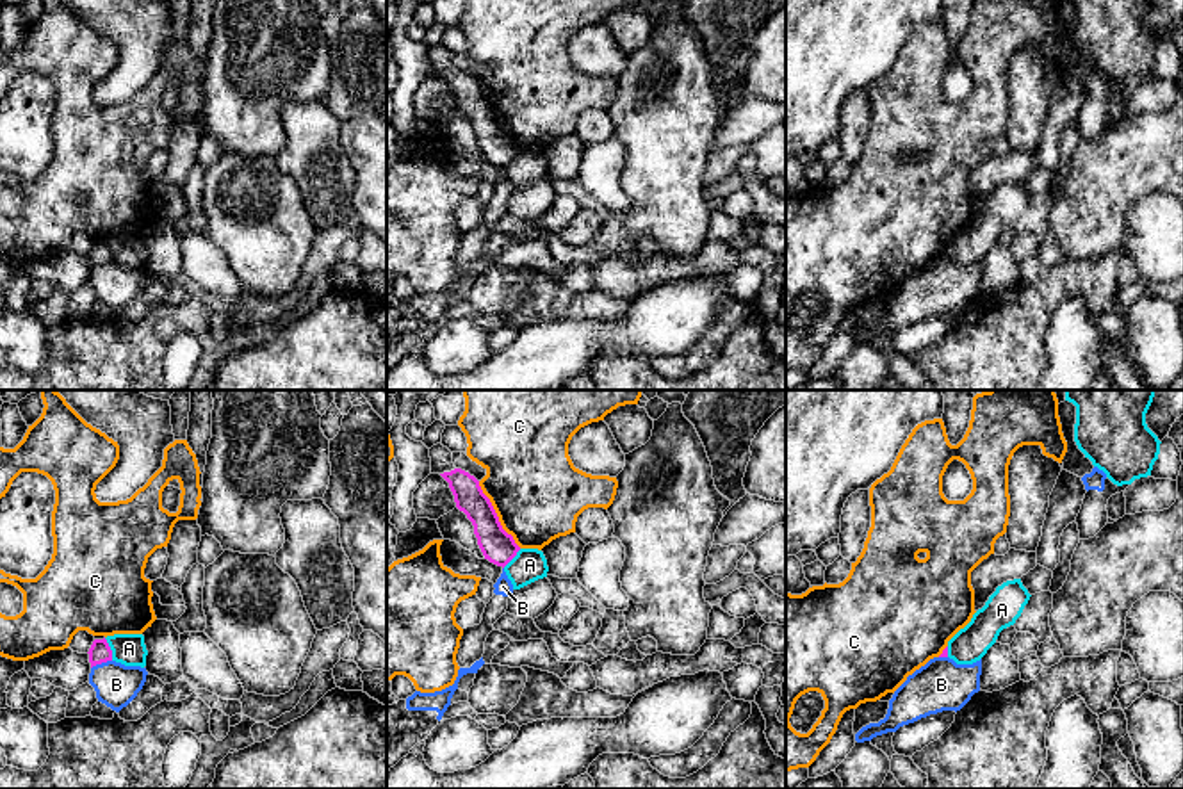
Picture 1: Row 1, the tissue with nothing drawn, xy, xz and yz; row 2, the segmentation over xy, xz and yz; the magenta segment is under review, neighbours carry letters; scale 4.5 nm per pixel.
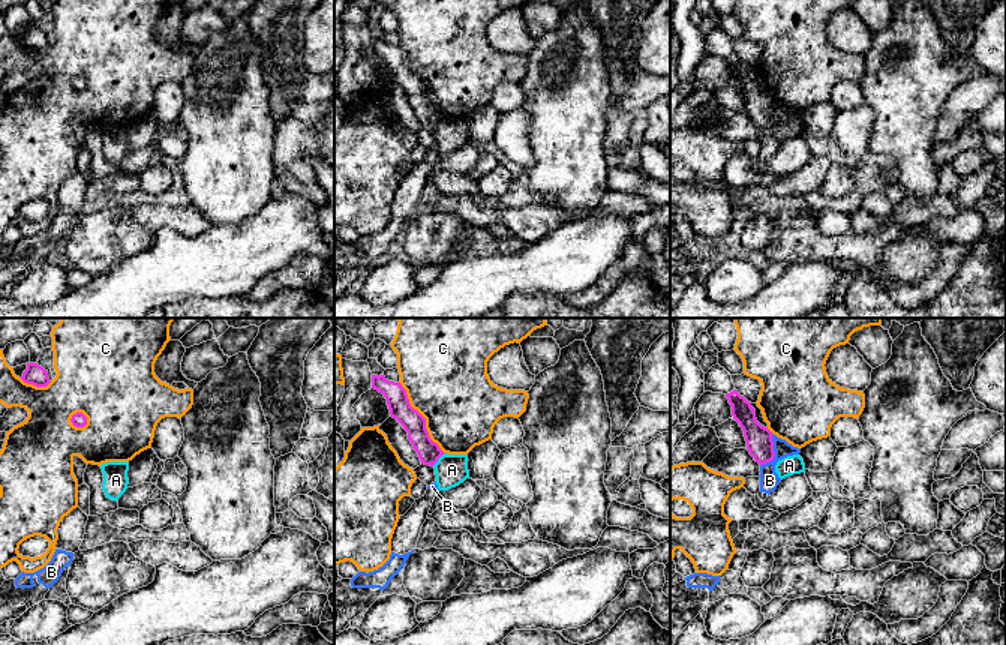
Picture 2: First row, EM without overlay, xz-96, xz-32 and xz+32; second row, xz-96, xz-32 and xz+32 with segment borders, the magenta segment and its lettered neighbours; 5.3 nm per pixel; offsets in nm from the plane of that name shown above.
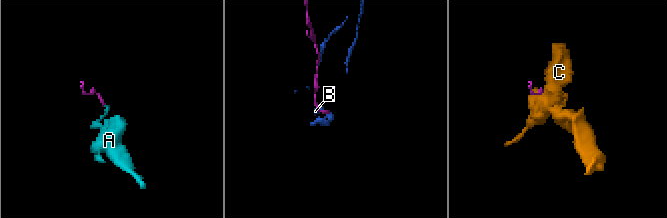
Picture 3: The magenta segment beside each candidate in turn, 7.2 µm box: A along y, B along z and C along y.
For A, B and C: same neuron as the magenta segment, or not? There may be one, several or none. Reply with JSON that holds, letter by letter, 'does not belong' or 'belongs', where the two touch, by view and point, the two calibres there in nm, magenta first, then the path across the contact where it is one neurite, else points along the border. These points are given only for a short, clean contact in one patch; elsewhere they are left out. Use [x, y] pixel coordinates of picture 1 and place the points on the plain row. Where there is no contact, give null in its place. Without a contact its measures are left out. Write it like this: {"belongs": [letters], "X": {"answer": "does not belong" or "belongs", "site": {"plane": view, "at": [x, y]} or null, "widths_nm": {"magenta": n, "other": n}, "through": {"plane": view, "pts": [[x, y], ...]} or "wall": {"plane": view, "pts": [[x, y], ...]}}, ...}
{"belongs": [], "A": {"answer": "does not belong", "site": {"plane": "xy", "at": [109, 250]}, "widths_nm": {"magenta": 100, "other": 140}, "wall": {"plane": "xy", "pts": [[104, 239], [113, 260]]}}, "B": {"answer": "does not belong", "site": {"plane": "xy", "at": [100, 264]}, "widths_nm": {"magenta": 100, "other": 190}, "wall": {"plane": "xy", "pts": [[111, 260], [91, 269]]}}, "C": {"answer": "does not belong", "site": {"plane": "xz", "at": [496, 116]}, "widths_nm": {"magenta": 150, "other": 420}}}

